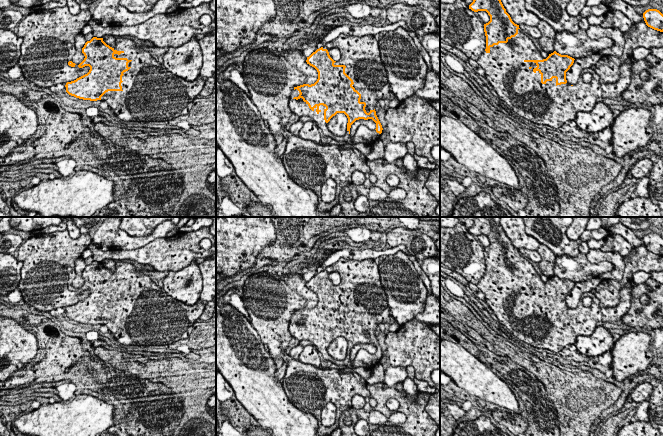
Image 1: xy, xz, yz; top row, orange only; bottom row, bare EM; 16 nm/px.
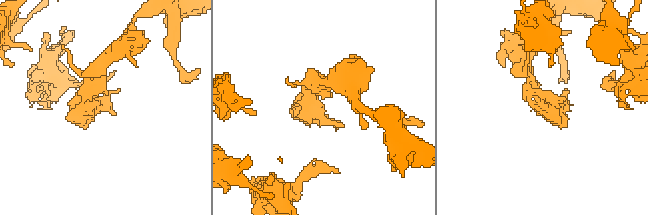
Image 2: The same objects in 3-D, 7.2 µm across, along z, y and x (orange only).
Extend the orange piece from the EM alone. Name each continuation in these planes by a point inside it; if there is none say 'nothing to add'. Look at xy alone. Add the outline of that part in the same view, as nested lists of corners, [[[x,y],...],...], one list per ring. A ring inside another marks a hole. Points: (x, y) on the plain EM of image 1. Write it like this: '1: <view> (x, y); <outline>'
1: xy (150, 317); [[[117,261],[114,274],[121,275],[116,282],[127,282],[130,286],[128,295],[122,300],[122,314],[108,315],[102,321],[109,332],[122,345],[168,345],[181,339],[189,338],[193,325],[202,315],[205,304],[197,302],[195,305],[186,305],[167,295],[163,288],[156,285],[152,279],[135,270],[135,266],[124,261]]]

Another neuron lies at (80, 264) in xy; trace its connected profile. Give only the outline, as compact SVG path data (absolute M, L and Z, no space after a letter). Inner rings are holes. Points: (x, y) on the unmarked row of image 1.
M82 257L76 259L74 268L76 276L75 279L71 282L72 286L76 289L80 288L85 282L84 278L82 277L82 272L86 266L87 265Z

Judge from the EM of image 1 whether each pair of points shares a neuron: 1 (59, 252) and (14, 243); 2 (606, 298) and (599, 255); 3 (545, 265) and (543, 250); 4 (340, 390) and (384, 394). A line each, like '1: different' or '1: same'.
1: different
2: different
3: same
4: different

